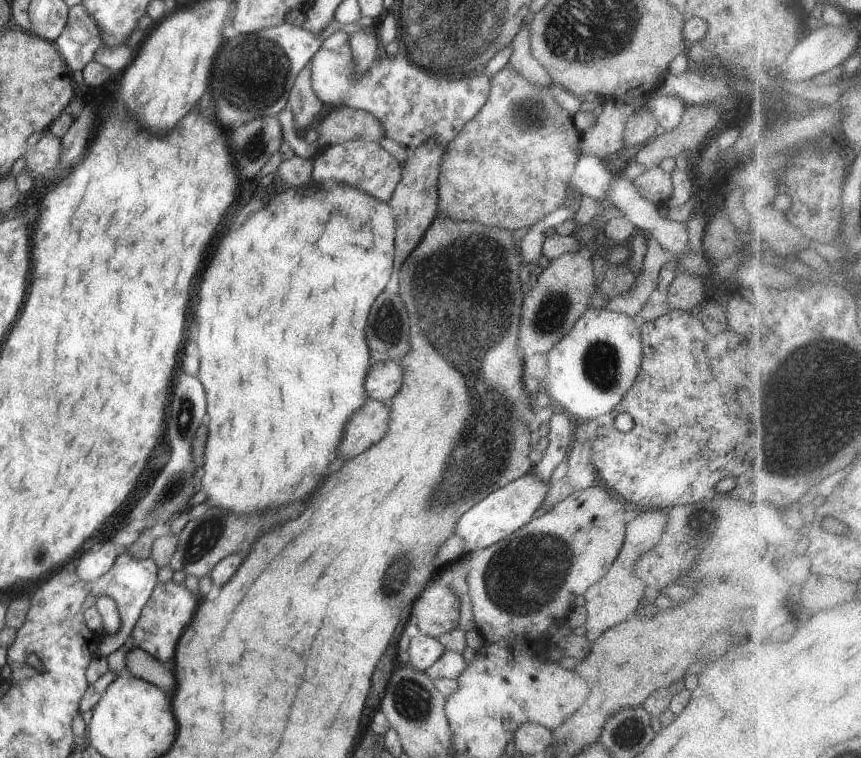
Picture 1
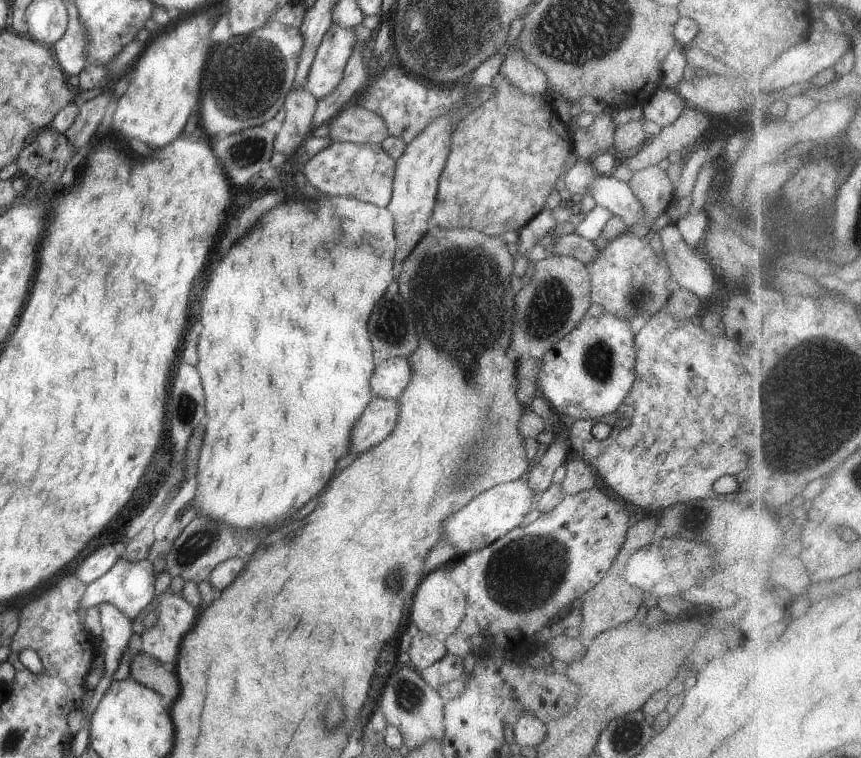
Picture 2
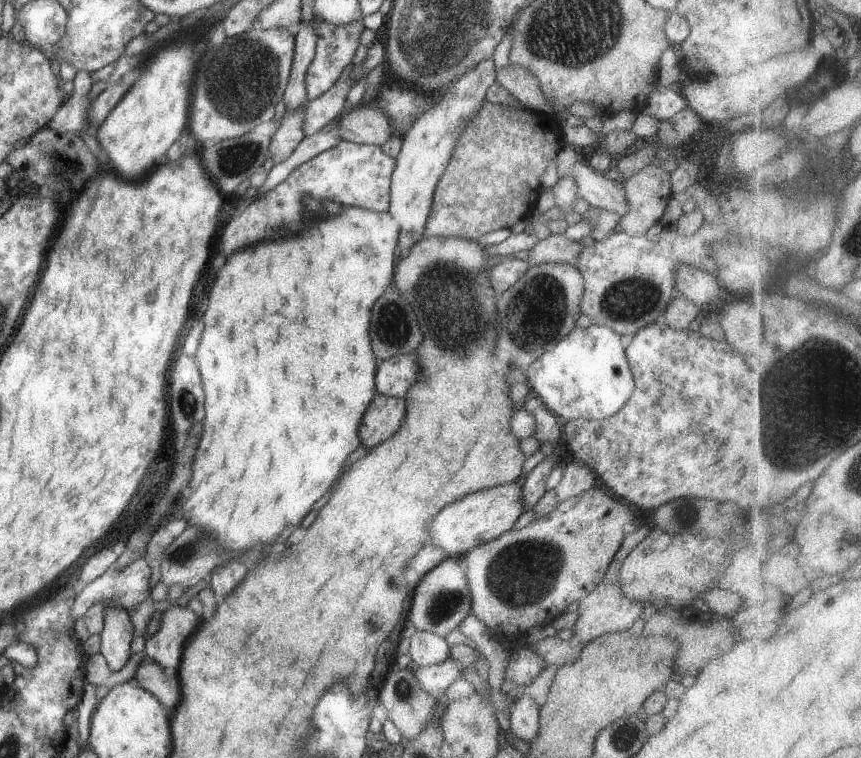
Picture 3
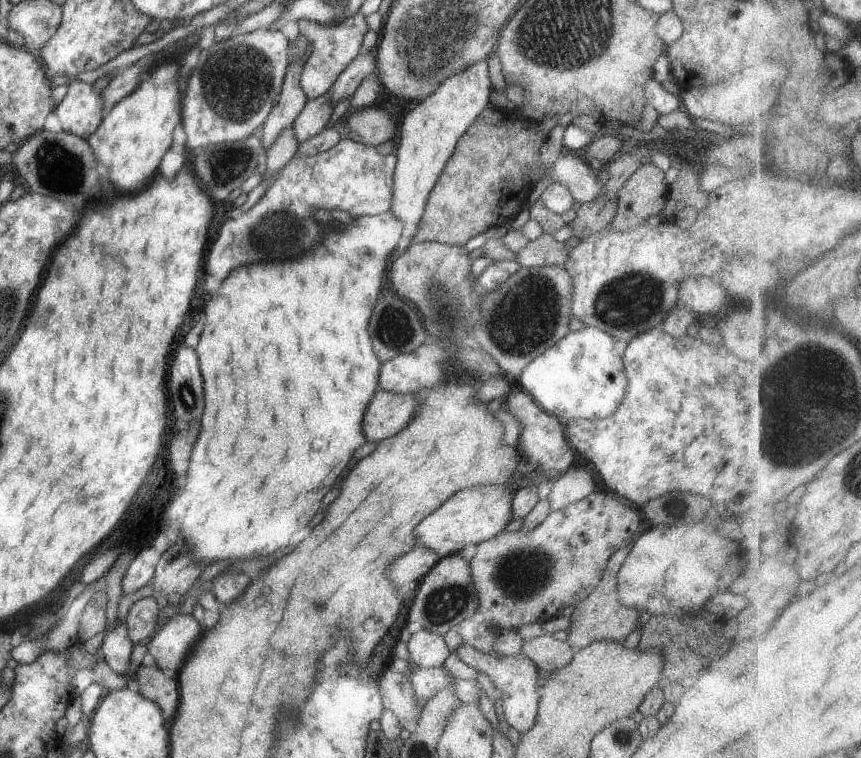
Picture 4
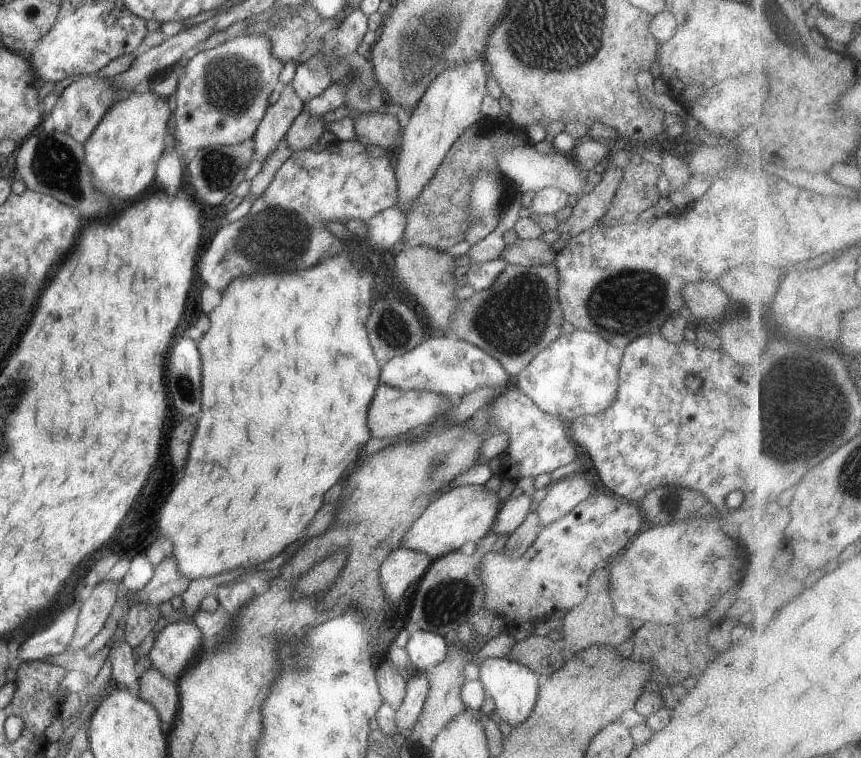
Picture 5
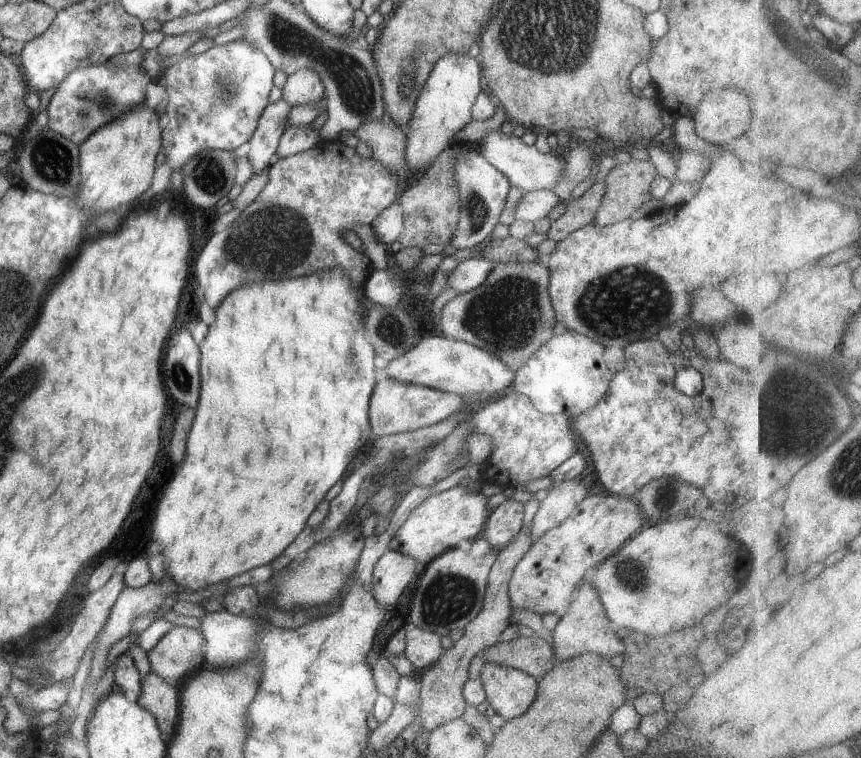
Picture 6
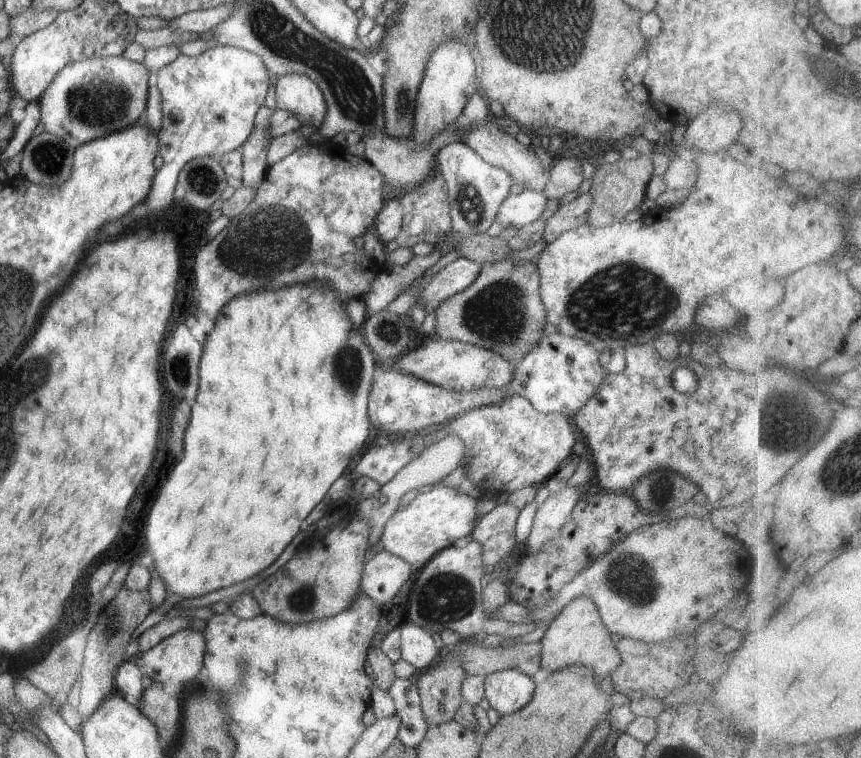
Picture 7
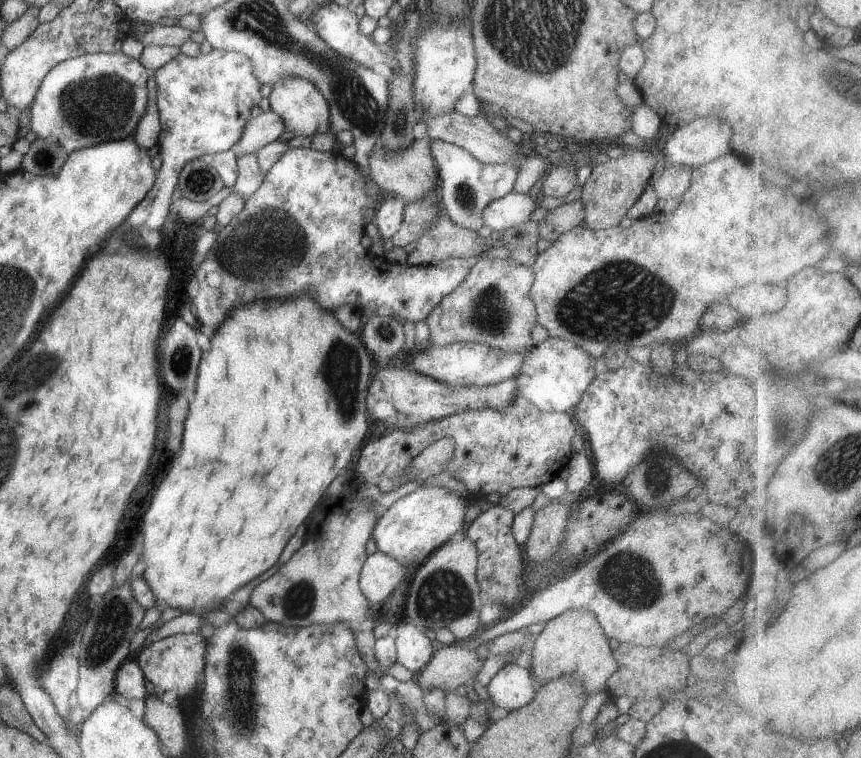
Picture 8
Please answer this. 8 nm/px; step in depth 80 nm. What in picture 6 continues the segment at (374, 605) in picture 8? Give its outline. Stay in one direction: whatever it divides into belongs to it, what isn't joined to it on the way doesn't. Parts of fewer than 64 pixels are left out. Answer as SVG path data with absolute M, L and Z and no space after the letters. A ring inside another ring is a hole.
M392 548L380 557L372 569L371 593L384 608L392 606L418 572L415 558Z

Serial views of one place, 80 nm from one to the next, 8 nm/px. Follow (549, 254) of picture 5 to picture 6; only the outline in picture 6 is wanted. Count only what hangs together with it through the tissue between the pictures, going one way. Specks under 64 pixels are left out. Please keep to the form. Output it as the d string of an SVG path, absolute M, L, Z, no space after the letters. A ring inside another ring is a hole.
M507 237L486 238L482 244L483 258L493 263L536 263L538 251L530 247L525 241Z

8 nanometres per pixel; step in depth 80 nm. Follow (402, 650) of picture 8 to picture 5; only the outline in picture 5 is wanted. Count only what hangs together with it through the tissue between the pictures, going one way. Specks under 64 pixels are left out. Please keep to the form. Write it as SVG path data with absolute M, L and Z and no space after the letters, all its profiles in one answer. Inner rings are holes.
M420 629L409 636L406 652L411 664L422 672L440 664L446 657L445 637Z

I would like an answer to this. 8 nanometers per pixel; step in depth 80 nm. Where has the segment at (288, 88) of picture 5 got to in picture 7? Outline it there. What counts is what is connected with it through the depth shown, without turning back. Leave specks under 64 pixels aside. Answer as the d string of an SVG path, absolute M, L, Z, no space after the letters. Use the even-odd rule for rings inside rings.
M264 105L257 110L254 117L254 128L248 140L240 148L243 152L243 185L244 187L256 187L266 178L269 164L267 163L267 150L273 141L267 137L267 131L271 126L271 116L278 108L270 109Z

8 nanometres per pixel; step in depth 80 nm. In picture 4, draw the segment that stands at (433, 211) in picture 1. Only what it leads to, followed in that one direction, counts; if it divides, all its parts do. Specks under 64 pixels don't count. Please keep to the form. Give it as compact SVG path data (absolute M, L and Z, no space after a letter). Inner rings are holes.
M478 61L461 73L448 77L428 98L410 106L400 126L400 142L394 154L397 165L393 174L390 212L403 224L402 240L392 257L404 252L419 229L430 191L450 160L458 139L475 118L490 104L490 70L486 61Z

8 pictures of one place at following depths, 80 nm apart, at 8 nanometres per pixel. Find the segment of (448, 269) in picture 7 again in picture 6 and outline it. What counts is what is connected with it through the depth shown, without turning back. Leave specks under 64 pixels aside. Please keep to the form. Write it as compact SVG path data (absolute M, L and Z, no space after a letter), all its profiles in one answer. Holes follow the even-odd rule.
M486 258L460 261L457 267L448 274L448 288L454 288L463 293L478 288L484 284L495 264Z

